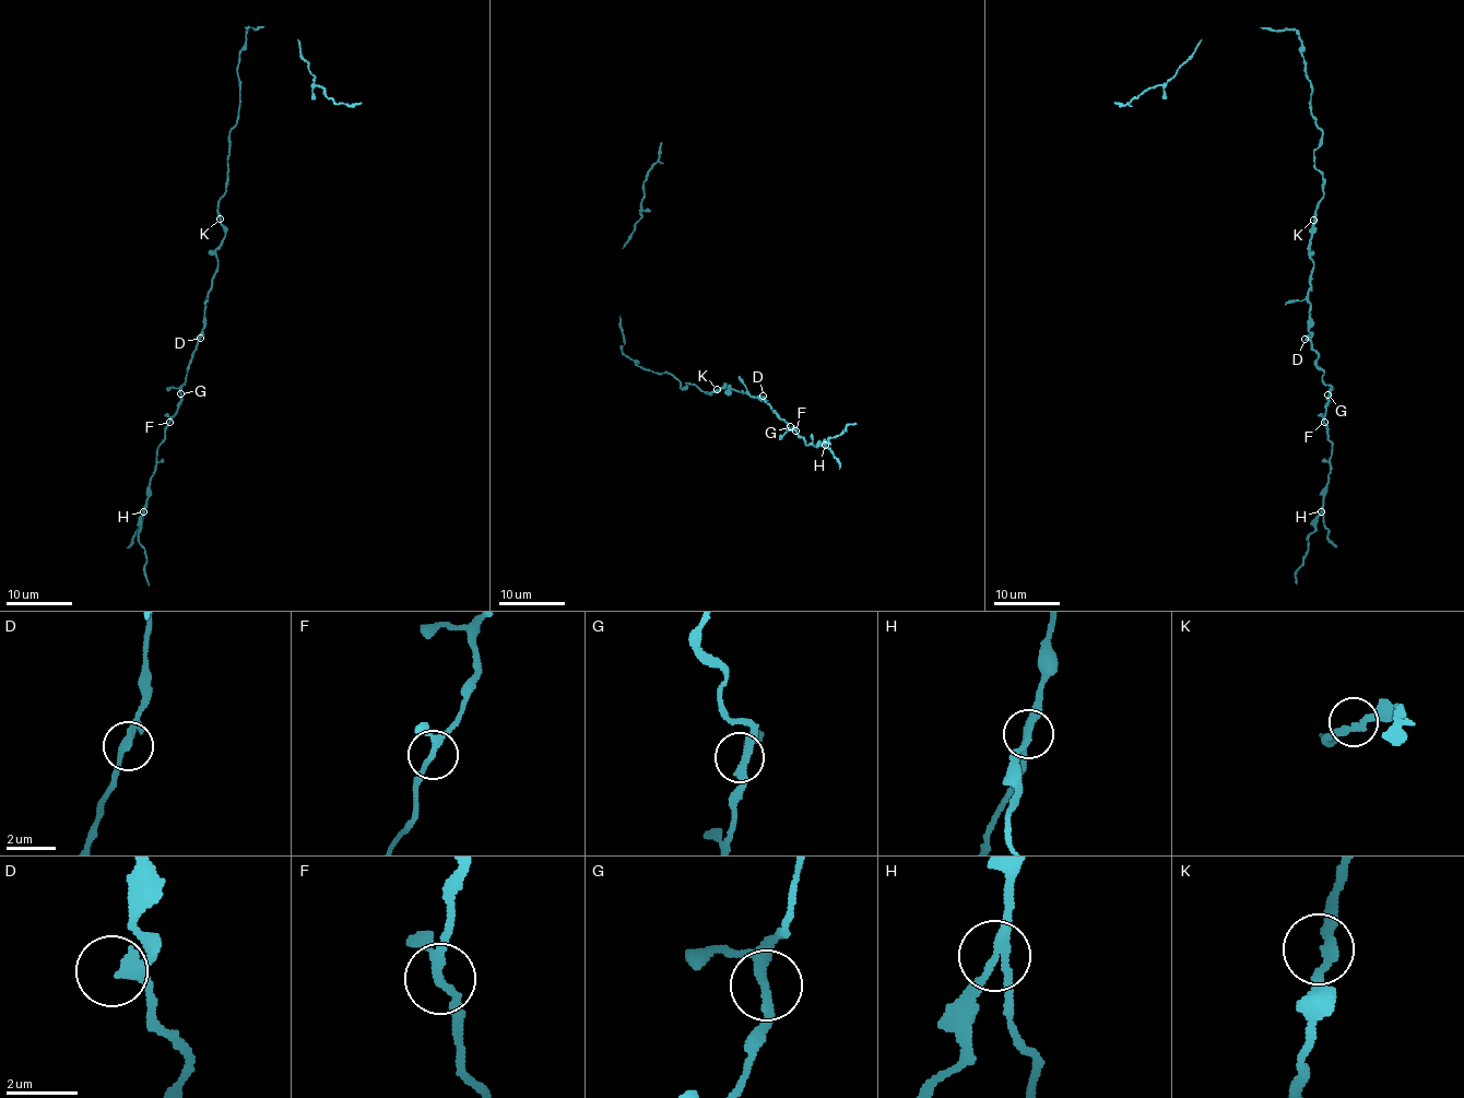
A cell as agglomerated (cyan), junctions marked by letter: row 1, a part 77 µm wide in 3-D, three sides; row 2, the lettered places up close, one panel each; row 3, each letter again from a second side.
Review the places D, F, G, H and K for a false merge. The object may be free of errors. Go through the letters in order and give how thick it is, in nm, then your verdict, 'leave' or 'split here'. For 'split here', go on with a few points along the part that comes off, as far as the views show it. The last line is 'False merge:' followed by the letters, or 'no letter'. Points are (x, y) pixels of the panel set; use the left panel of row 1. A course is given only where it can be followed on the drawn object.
D: 280 nm thick; leave
F: 200 nm thick; leave
G: 220 nm thick; leave
H: 200 nm thick; split here; foreign part runs (143, 511), (138, 538), (149, 585)
K: 240 nm thick; leave
False merge: H

